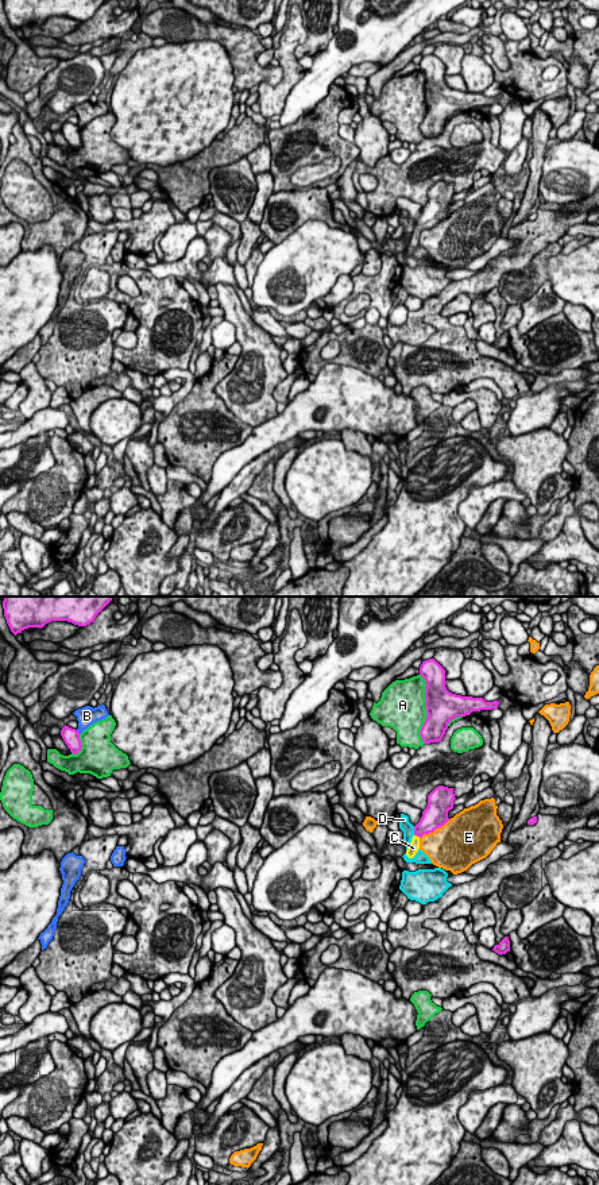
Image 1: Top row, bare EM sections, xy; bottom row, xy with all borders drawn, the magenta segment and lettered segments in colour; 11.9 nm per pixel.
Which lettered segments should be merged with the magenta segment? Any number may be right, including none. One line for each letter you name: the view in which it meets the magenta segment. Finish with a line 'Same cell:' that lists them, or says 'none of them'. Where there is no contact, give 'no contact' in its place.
C: meets magenta in xy
Same cell: C

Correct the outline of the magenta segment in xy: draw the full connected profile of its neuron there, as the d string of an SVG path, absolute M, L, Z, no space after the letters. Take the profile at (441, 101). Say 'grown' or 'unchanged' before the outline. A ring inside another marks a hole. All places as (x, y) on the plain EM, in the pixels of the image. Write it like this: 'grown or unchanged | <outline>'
unchanged | M434 55L422 57L420 70L425 74L426 113L420 126L425 139L443 135L448 119L456 112L469 111L472 107L498 104L499 97L486 97L483 93L452 89L445 82L445 65Z

